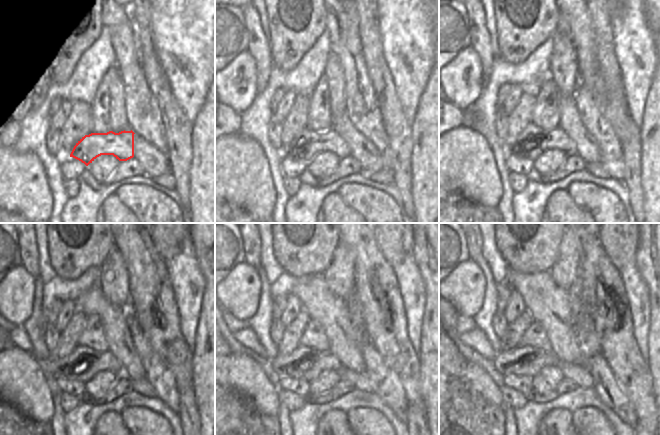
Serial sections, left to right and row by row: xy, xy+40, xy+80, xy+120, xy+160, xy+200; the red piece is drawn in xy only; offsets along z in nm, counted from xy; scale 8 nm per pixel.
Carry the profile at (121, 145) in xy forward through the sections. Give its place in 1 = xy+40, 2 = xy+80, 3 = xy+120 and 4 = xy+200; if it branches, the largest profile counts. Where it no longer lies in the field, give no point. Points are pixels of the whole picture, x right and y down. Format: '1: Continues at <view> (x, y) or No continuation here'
1: Continues at xy+40 (311, 143)
2: Continues at xy+80 (533, 141)
3: Continues at xy+120 (83, 363)
4: Continues at xy+200 (520, 360)

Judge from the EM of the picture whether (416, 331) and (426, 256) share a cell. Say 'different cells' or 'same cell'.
different cells

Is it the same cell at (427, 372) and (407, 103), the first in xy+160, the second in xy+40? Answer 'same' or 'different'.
different

